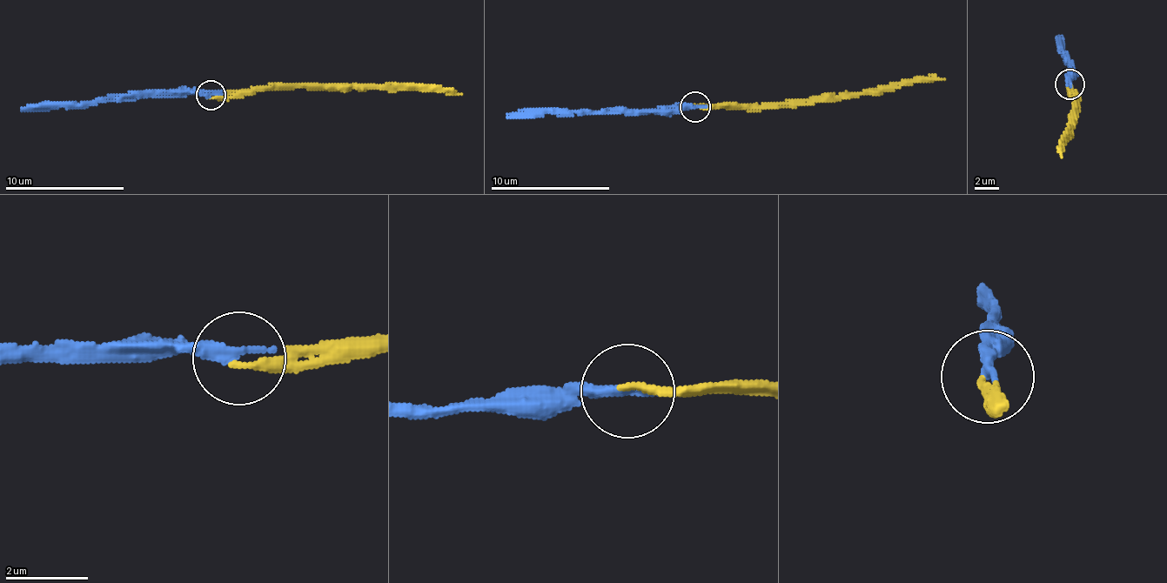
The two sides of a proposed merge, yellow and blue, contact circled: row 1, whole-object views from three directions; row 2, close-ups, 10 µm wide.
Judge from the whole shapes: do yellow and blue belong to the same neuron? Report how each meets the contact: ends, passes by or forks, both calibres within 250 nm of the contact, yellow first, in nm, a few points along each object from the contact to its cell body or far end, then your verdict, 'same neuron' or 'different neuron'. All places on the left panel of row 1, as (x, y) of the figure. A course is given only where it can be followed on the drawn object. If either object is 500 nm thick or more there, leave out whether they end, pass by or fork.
yellow ends there; blue ends there; 200 nm thick on the yellow side, 320 nm on the other; yellow runs (210, 95), (243, 97), (257, 90), (325, 86), (461, 94); blue runs (210, 94), (108, 95), (78, 105), (28, 106), (22, 110); same neuron

